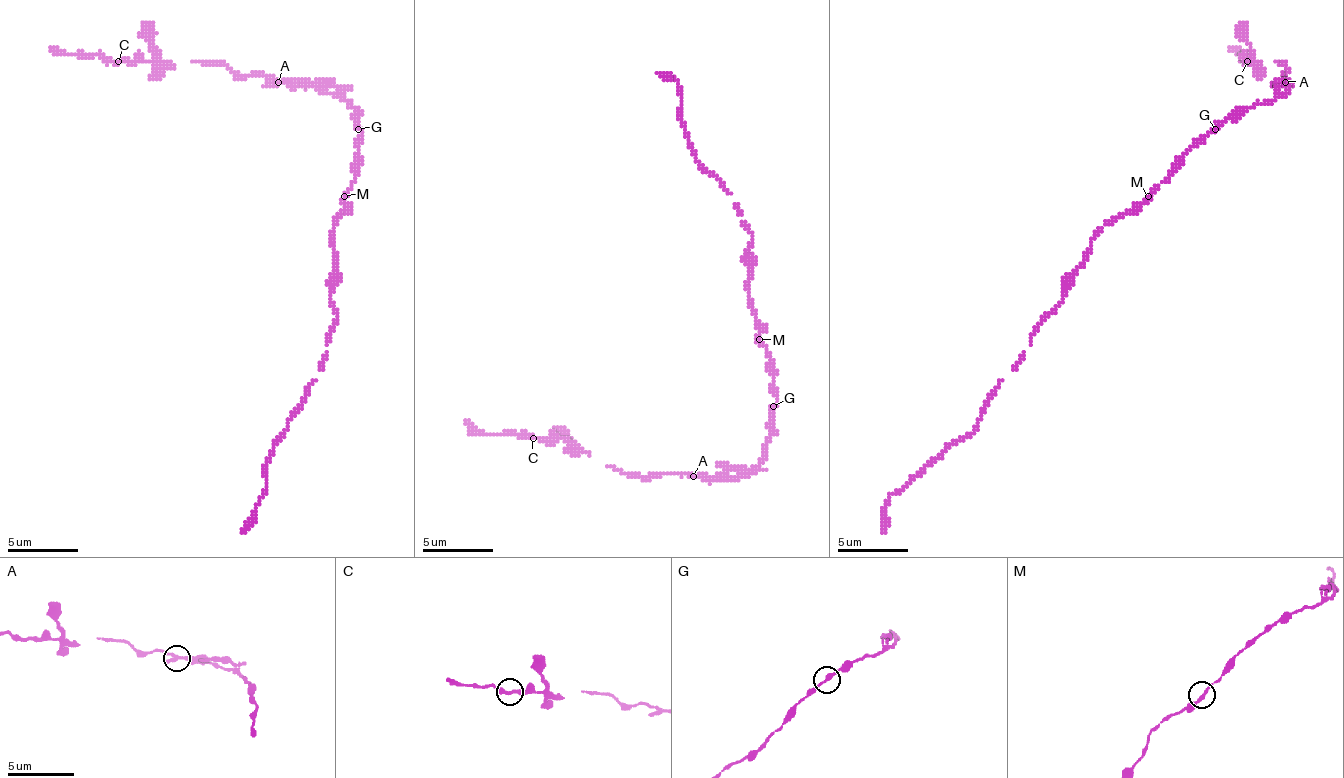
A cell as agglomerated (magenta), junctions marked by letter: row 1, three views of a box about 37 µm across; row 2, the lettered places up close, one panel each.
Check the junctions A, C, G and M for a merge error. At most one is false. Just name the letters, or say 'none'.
A

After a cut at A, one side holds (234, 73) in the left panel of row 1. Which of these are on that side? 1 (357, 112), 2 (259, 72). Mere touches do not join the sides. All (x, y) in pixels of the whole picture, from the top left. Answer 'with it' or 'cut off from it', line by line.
1: with it
2: with it

